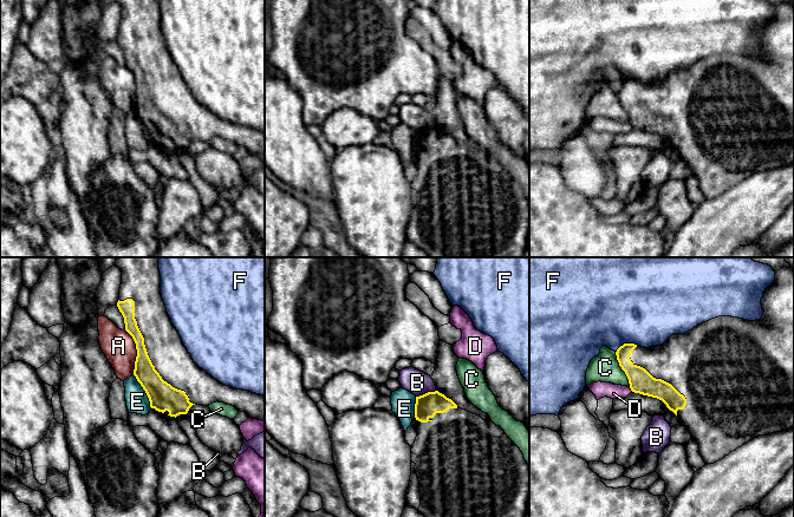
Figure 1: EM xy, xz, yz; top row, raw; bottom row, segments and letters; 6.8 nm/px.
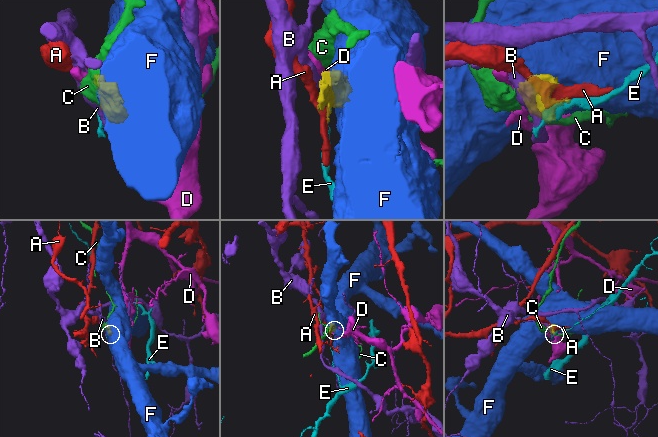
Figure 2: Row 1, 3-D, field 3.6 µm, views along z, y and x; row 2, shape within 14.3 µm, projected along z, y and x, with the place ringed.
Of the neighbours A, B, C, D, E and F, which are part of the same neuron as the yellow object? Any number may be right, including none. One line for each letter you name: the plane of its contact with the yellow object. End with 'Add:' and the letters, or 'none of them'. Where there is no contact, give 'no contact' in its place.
Add: none of them

